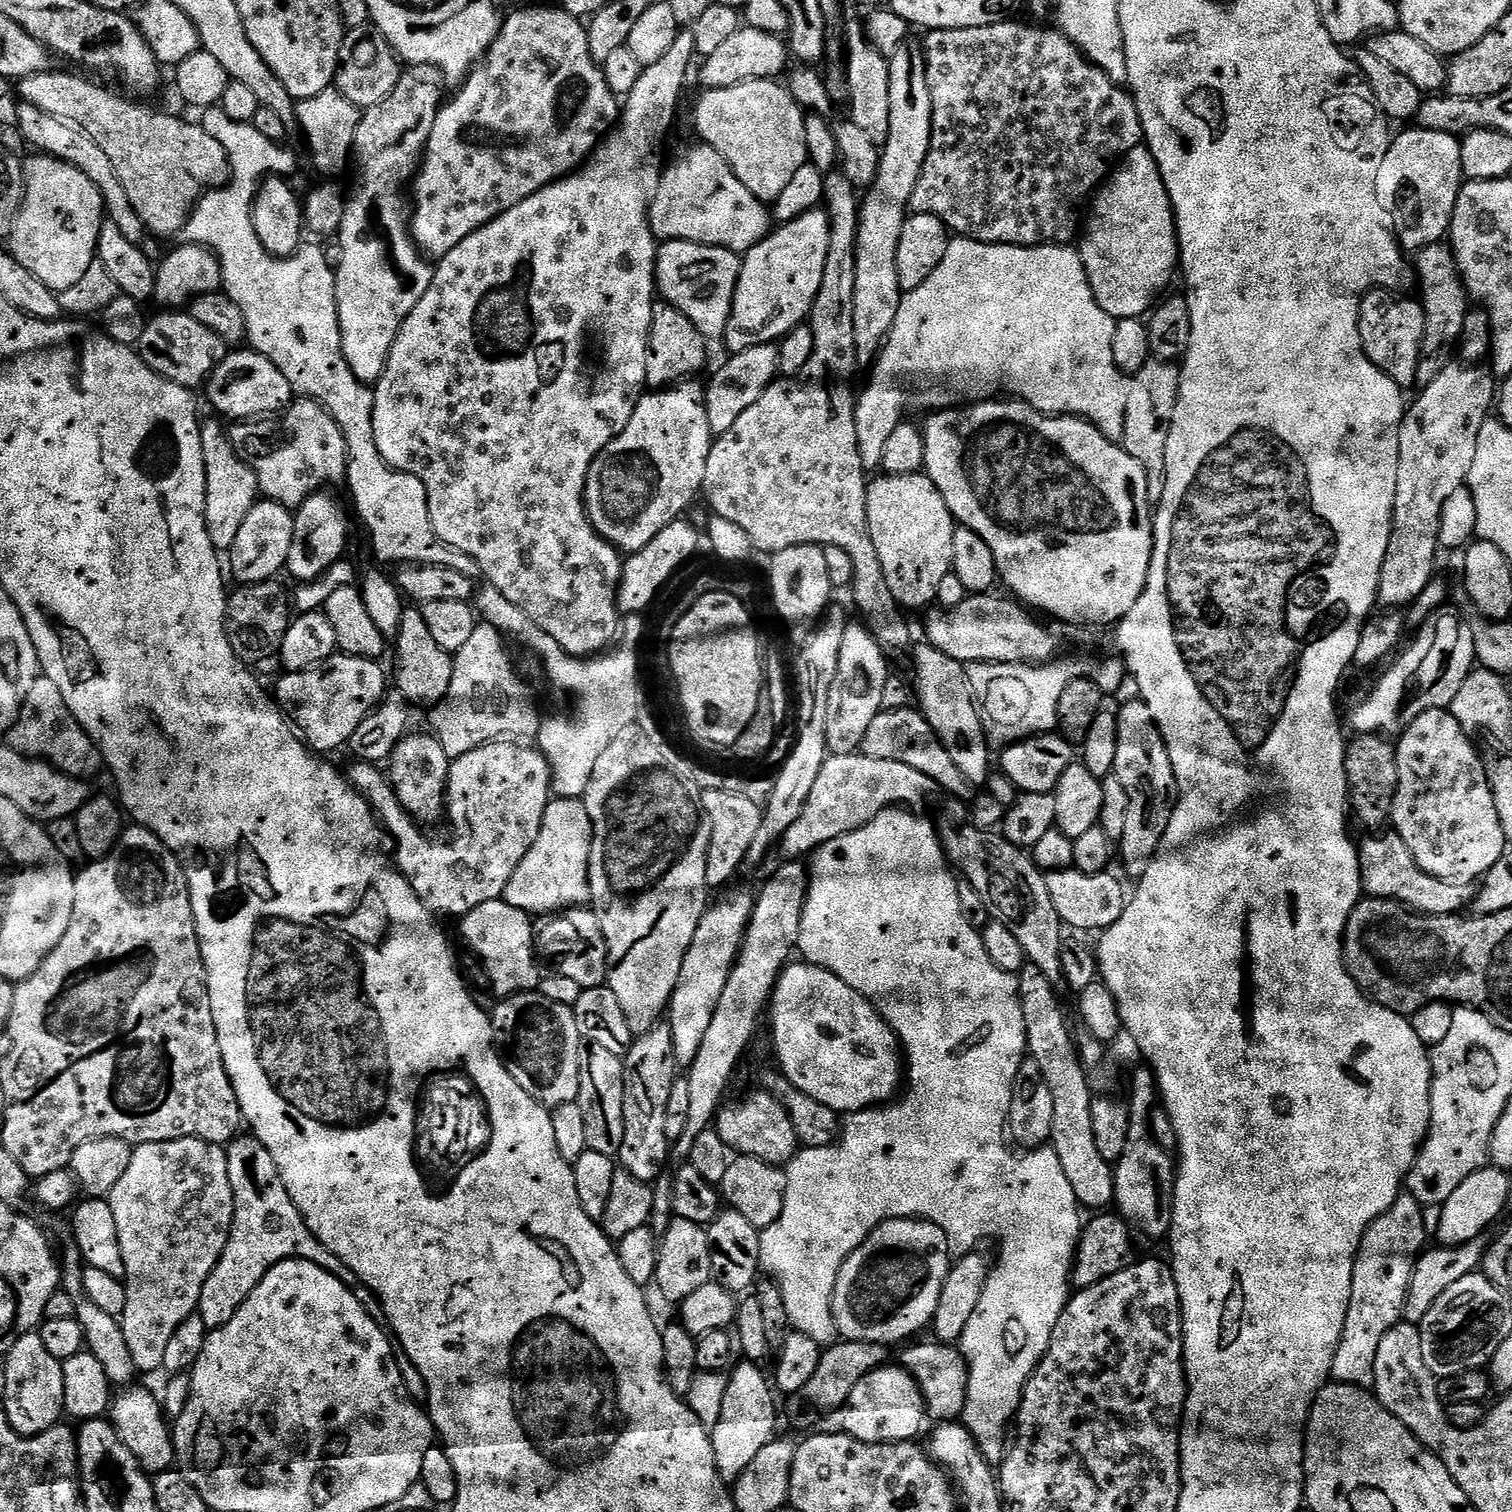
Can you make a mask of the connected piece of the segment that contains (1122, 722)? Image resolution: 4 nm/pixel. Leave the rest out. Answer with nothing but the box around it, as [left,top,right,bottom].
[1114,698,1178,878]

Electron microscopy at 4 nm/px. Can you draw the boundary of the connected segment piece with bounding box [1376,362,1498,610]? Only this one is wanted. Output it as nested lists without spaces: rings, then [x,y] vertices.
[[[1449,362],[1442,370],[1442,374],[1438,374],[1438,378],[1434,378],[1434,382],[1423,385],[1419,389],[1420,397],[1416,401],[1407,405],[1404,420],[1400,423],[1400,433],[1398,434],[1398,482],[1396,483],[1396,493],[1394,494],[1394,510],[1392,511],[1392,533],[1390,534],[1390,542],[1386,546],[1386,558],[1382,558],[1382,570],[1378,578],[1378,590],[1376,591],[1376,599],[1385,609],[1388,610],[1404,610],[1407,609],[1418,598],[1418,594],[1422,594],[1422,590],[1426,590],[1426,586],[1434,579],[1432,570],[1436,566],[1436,551],[1440,548],[1440,523],[1444,520],[1444,507],[1449,507],[1450,501],[1455,497],[1456,492],[1465,487],[1468,475],[1470,474],[1470,466],[1474,466],[1474,454],[1478,450],[1478,430],[1482,430],[1482,426],[1490,418],[1491,410],[1494,408],[1494,401],[1498,396],[1498,380],[1495,375],[1487,367],[1477,366],[1467,362]]]

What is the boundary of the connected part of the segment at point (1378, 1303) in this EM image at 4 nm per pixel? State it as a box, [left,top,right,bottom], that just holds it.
[1331,1194,1430,1390]

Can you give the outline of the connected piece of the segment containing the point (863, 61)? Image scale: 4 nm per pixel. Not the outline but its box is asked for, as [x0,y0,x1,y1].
[846,24,892,146]

